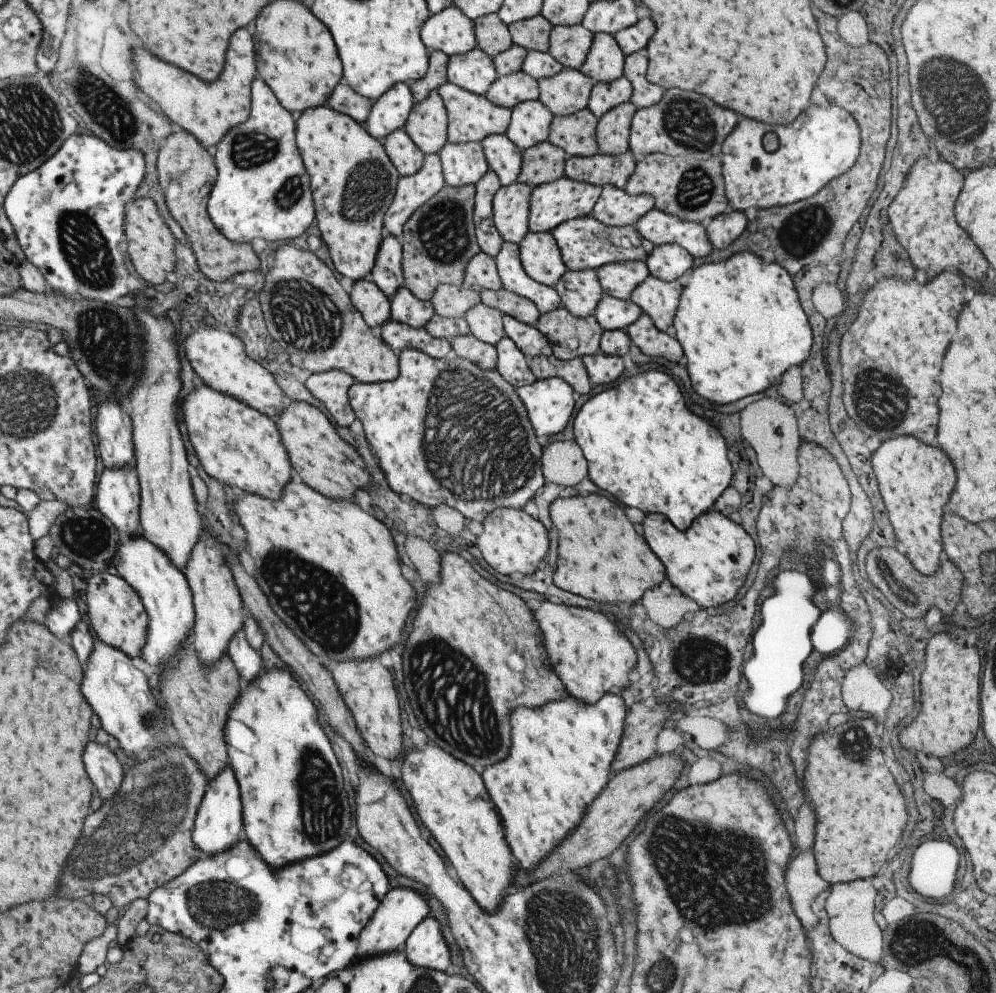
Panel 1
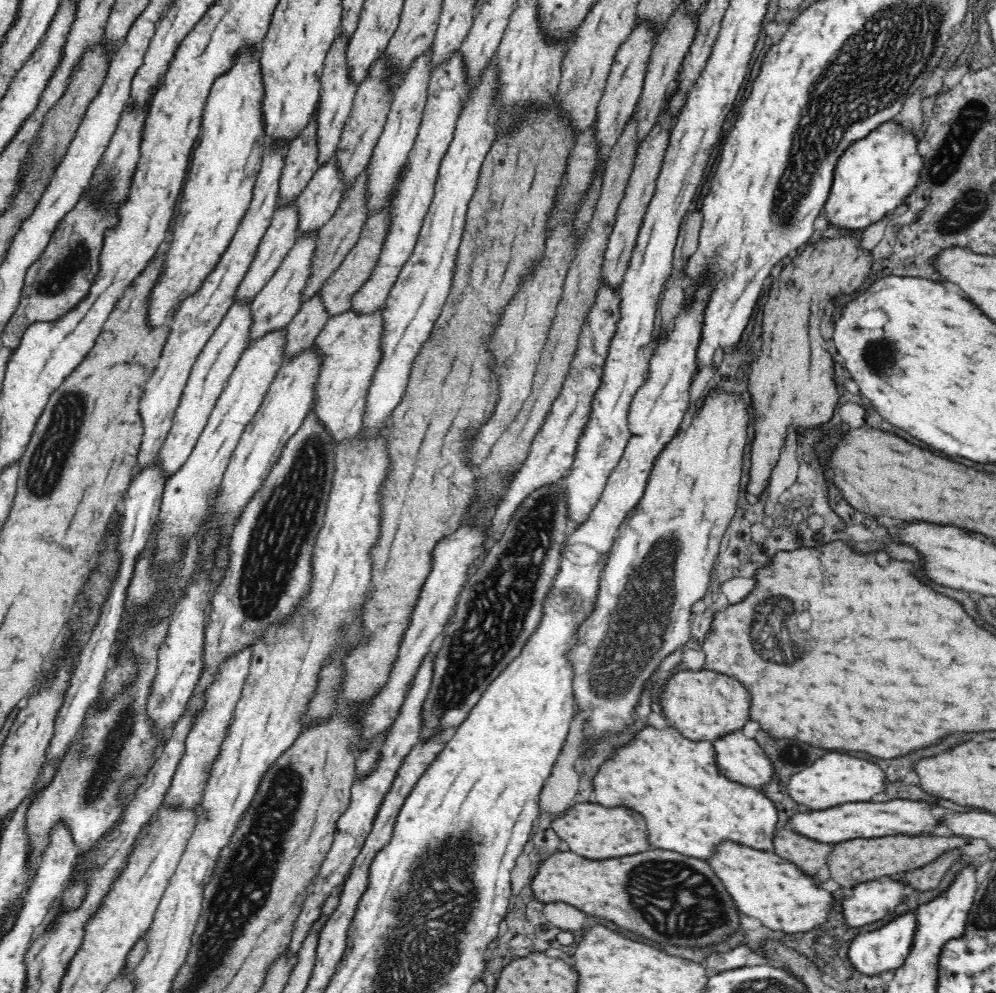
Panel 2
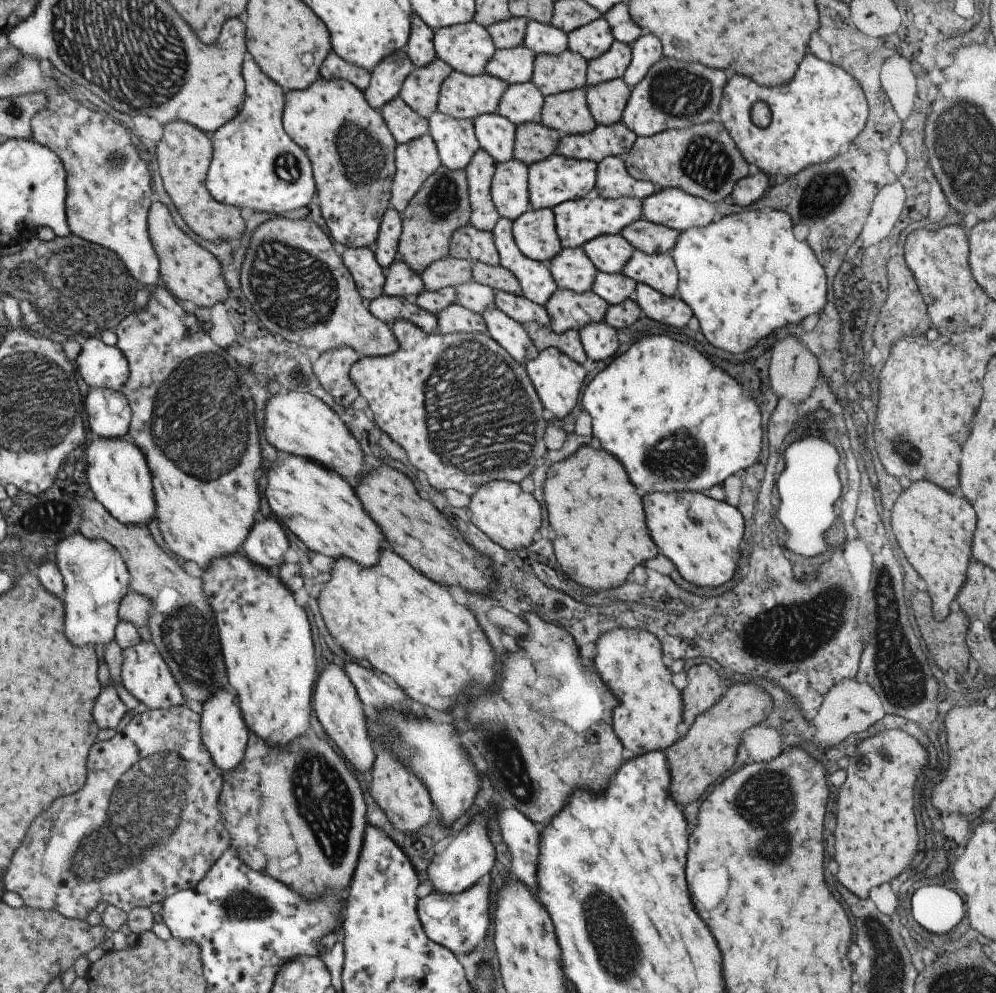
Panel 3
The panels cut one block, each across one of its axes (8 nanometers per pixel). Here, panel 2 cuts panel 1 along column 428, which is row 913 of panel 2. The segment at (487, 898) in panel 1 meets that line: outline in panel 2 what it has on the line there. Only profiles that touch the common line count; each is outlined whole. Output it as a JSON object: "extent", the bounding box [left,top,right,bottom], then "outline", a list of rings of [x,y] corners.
{"extent":[710,841,834,934],"outline":[[[726,841],[726,844],[722,844],[718,848],[716,856],[710,860],[710,866],[714,868],[714,872],[718,875],[718,878],[722,881],[723,886],[730,893],[730,896],[734,899],[737,907],[744,914],[758,918],[764,926],[768,926],[770,930],[784,930],[788,934],[796,934],[796,932],[810,932],[818,926],[822,926],[828,916],[830,916],[830,910],[834,908],[834,896],[830,892],[826,892],[814,876],[808,876],[804,874],[796,864],[789,860],[780,858],[775,852],[758,852],[754,848],[748,848],[740,846],[740,844],[732,844],[730,841]]]}

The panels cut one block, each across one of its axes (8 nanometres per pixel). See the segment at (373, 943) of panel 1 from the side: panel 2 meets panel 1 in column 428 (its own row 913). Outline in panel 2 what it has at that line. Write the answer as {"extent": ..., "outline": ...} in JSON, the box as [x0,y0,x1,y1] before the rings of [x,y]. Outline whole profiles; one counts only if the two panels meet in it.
{"extent":[848,912,917,976],"outline":[[[908,912],[893,919],[880,930],[864,932],[856,936],[850,944],[848,958],[854,970],[867,976],[879,976],[887,970],[894,971],[904,965],[905,959],[913,948],[914,934],[917,932],[916,915]]]}

